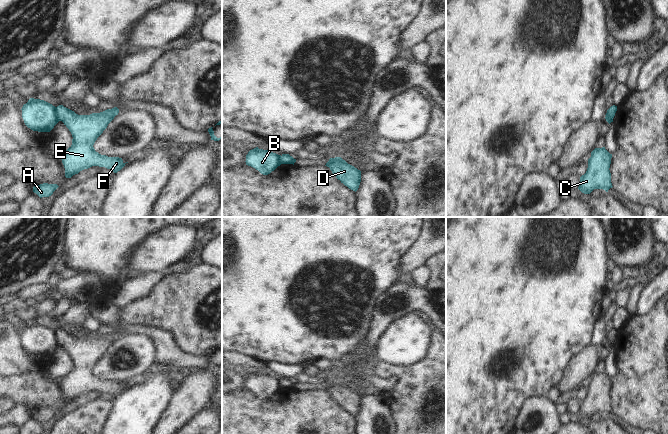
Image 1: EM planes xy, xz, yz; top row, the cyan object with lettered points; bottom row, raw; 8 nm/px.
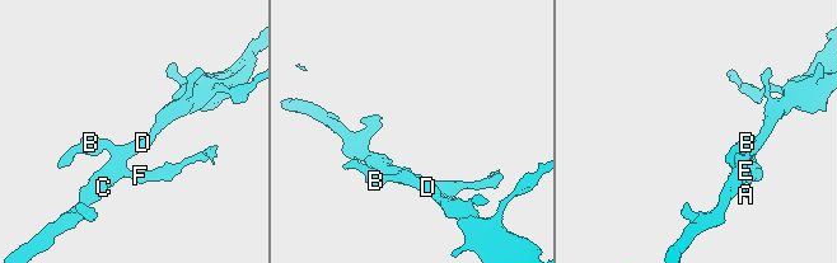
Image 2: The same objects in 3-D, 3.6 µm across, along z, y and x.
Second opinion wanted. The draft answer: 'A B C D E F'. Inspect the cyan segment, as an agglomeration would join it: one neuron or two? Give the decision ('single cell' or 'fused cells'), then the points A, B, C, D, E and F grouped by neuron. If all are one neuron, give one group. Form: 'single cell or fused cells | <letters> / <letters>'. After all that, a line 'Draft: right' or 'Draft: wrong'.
fused cells | A C D E F / B
Draft: wrong

